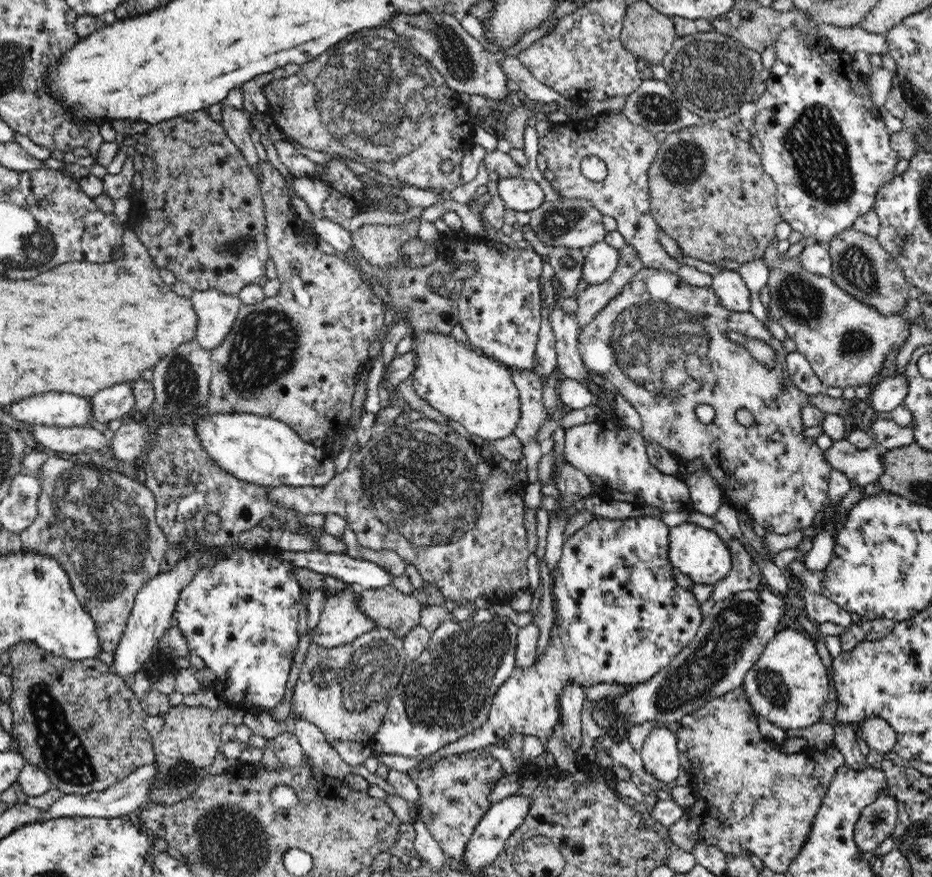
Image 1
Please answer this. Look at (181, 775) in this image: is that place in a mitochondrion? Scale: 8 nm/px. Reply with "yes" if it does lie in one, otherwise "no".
yes

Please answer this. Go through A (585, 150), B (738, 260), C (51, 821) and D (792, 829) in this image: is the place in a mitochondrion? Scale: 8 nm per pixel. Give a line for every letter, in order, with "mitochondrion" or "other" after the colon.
A: other
B: other
C: other
D: mitochondrion

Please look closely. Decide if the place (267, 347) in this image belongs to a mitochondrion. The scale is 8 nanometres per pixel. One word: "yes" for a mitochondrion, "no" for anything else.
yes

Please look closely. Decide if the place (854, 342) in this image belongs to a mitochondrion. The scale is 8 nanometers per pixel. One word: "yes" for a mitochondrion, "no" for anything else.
yes

